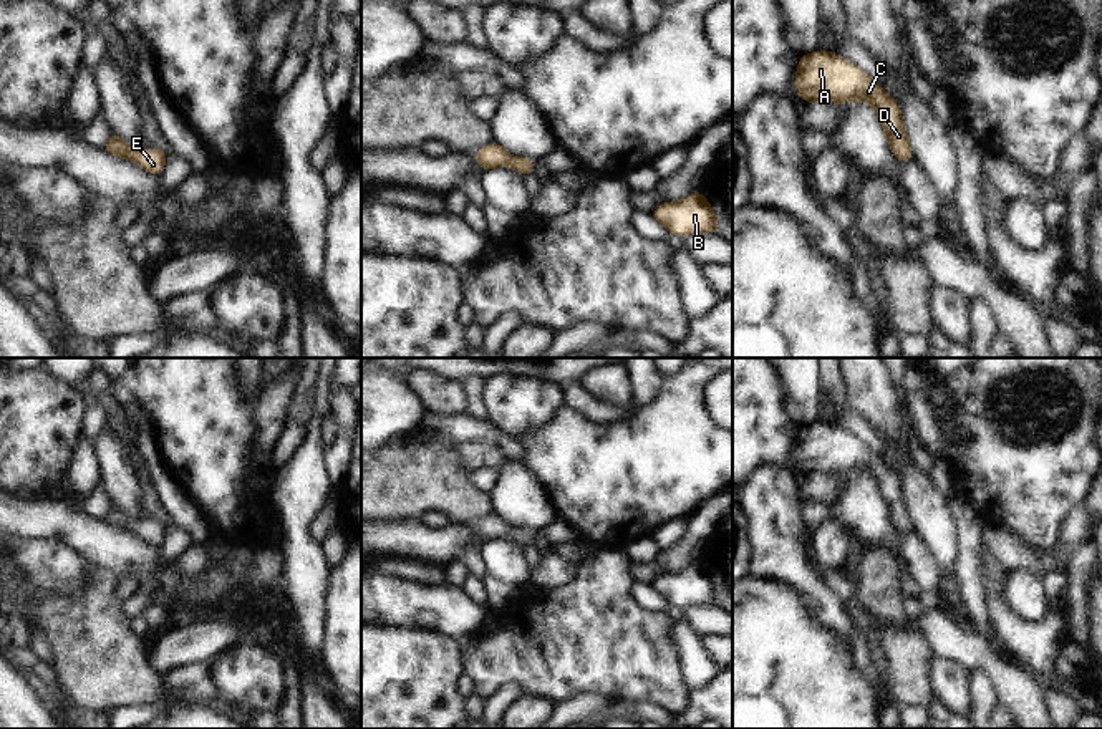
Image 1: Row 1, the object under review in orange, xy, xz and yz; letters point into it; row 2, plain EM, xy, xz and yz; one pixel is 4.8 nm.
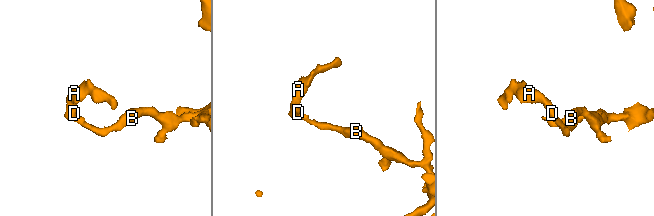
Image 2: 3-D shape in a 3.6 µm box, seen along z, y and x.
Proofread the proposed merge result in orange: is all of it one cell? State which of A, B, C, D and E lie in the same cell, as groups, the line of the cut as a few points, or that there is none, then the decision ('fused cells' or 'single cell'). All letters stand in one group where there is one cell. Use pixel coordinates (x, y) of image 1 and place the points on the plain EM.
A B C D E | no cut | single cell

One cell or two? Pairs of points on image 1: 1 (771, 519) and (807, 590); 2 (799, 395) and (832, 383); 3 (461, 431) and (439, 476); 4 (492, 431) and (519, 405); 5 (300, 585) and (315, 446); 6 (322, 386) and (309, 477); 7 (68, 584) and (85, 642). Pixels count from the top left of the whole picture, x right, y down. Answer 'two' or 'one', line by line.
1: one
2: two
3: two
4: two
5: one
6: one
7: two

